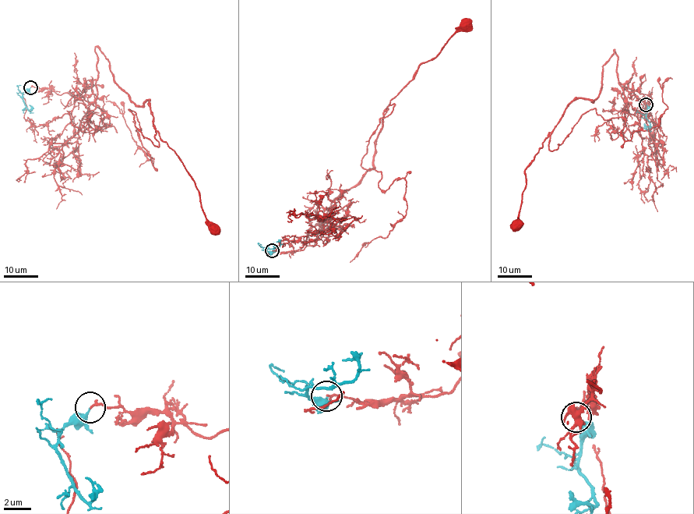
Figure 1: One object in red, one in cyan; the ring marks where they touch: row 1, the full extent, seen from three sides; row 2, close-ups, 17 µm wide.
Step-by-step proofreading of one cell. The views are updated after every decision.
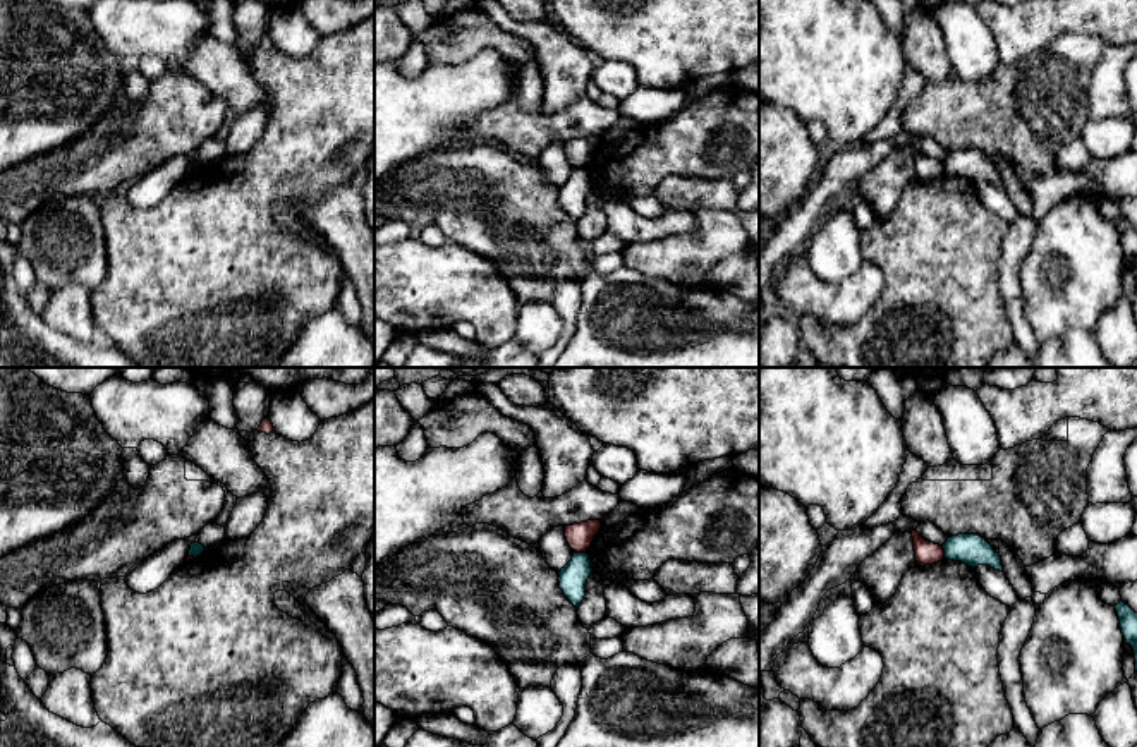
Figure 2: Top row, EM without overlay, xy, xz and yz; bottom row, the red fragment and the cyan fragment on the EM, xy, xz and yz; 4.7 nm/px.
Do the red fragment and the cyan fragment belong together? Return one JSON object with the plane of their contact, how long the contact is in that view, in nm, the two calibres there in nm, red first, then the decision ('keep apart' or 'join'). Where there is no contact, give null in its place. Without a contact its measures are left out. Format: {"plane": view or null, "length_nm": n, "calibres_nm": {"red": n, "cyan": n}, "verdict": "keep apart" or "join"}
{"plane": "yz", "length_nm": 60, "calibres_nm": {"red": 110, "cyan": 150}, "verdict": "keep apart"}

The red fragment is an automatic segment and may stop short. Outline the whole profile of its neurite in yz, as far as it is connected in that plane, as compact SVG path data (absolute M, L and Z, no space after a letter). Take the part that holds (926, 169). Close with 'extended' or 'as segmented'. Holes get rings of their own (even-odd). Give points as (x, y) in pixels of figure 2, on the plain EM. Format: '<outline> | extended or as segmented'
M917 144L910 148L914 153L914 167L917 180L933 180L945 173L945 165L939 160L926 156Z | as segmented

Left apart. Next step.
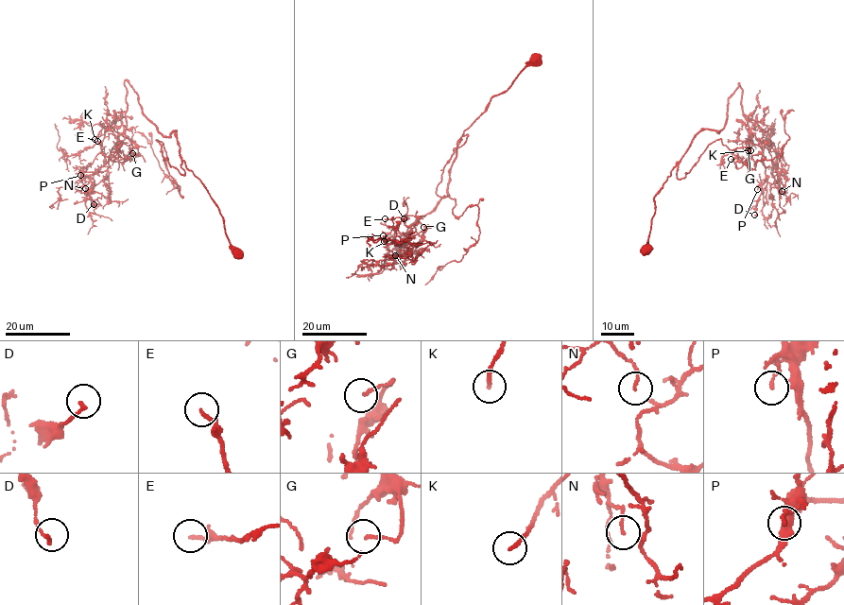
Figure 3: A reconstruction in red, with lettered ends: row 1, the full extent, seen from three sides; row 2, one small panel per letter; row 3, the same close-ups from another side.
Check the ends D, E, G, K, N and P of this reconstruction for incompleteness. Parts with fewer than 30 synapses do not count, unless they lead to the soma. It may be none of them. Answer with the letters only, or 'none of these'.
K, P

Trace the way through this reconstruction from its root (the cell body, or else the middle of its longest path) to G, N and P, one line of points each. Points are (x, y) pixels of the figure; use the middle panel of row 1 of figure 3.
G: (537, 60), (507, 91), (492, 96), (463, 132), (447, 195), (411, 225), (393, 249), (423, 227)
N: (537, 60), (463, 132), (447, 195), (393, 249), (409, 238), (408, 252), (395, 255)
P: (537, 60), (463, 132), (447, 195), (393, 249), (411, 237), (405, 245), (387, 244), (383, 235)

